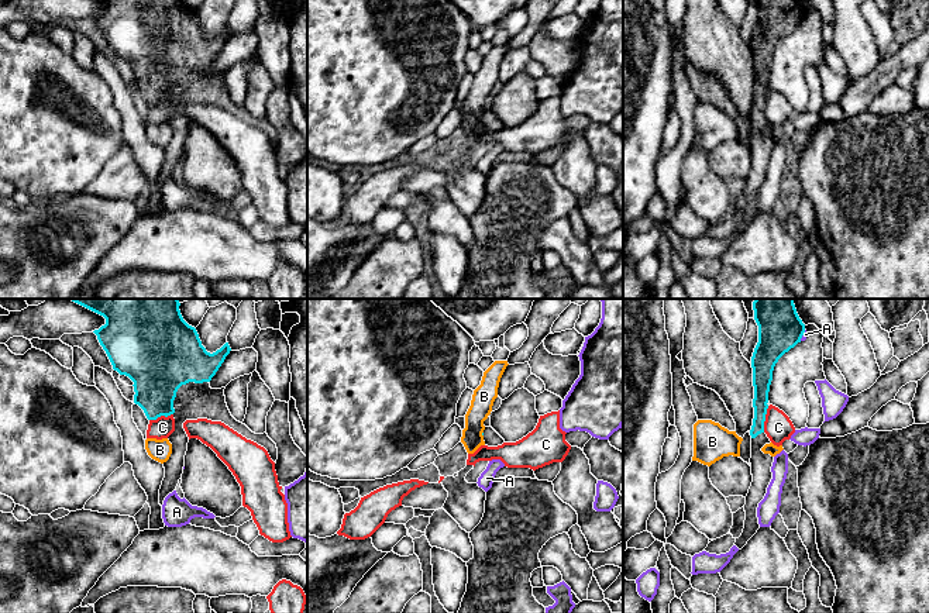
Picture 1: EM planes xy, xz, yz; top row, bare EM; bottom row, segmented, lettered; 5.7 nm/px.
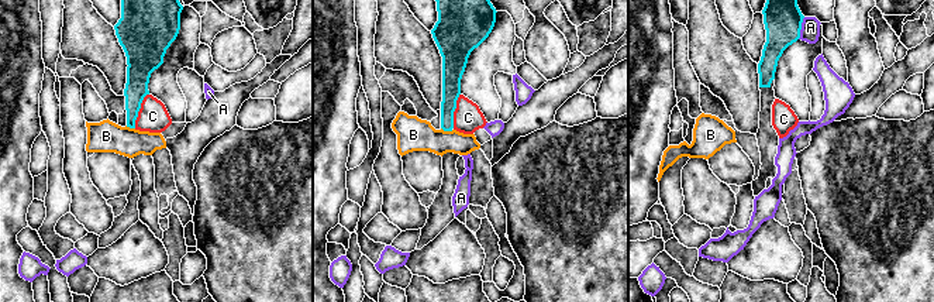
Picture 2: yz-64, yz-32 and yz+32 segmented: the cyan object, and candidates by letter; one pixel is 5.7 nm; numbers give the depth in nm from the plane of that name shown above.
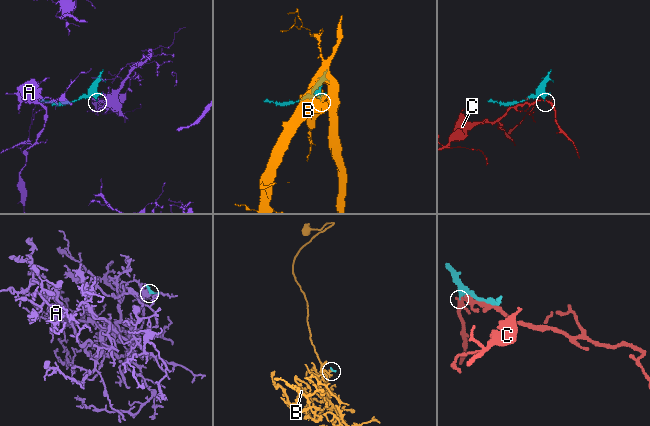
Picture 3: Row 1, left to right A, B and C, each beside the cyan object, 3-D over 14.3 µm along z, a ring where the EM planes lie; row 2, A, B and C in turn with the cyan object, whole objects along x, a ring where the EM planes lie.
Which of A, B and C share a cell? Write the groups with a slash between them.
A / B / C

